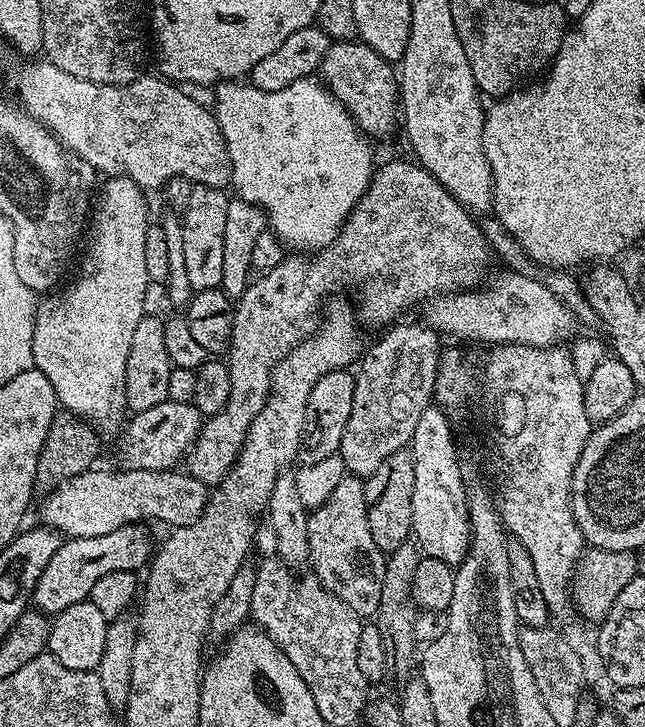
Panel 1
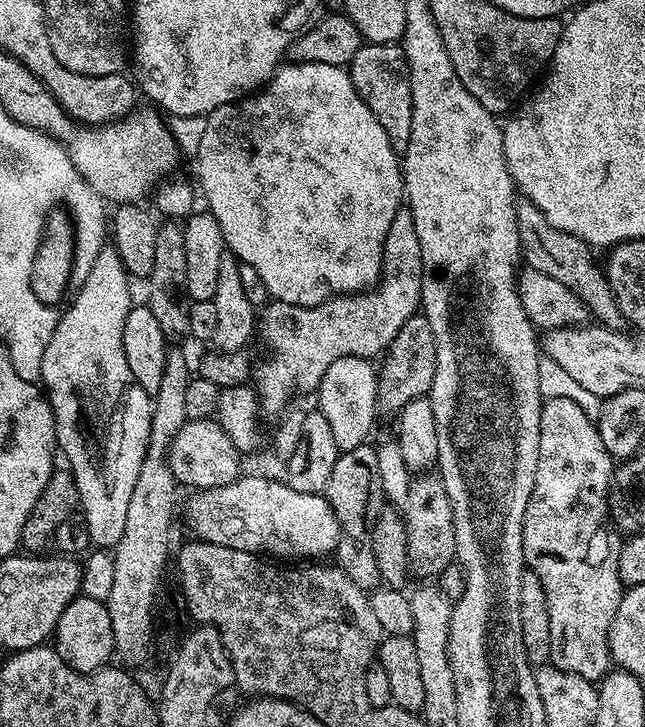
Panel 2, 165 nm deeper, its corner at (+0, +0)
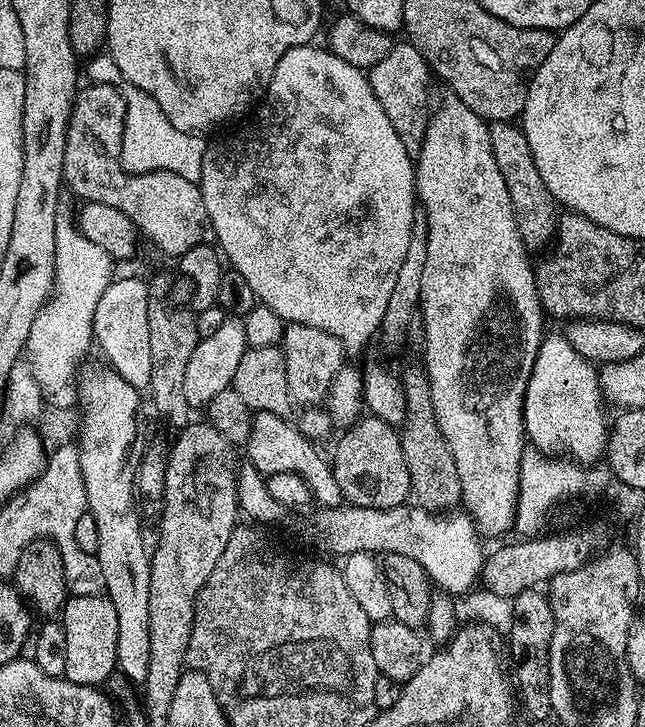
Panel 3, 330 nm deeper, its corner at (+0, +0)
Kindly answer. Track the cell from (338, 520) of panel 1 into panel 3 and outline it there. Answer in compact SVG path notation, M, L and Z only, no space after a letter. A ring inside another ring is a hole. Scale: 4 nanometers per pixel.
M371 414L361 415L356 423L339 433L340 441L336 449L330 452L330 463L334 470L334 478L338 478L338 486L342 490L345 501L353 508L396 508L409 499L412 482L410 470L406 468L406 458L402 454L400 433L382 418Z

